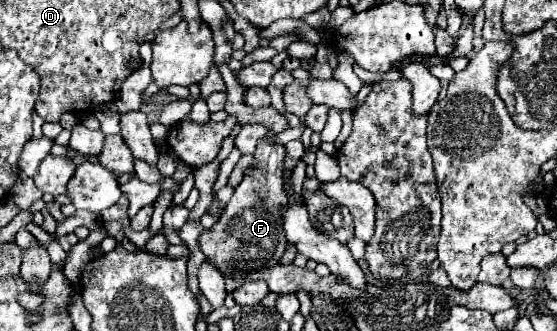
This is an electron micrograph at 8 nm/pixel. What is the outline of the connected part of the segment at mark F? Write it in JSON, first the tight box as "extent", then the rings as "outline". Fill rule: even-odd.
{"extent":[199,139,287,279],"outline":[[[261,139],[253,157],[255,163],[245,171],[225,213],[199,241],[201,251],[207,255],[211,265],[215,265],[223,275],[235,275],[237,279],[277,265],[287,247],[285,231],[281,231],[281,207],[287,203],[287,193],[283,191],[285,147],[269,145]]]}

